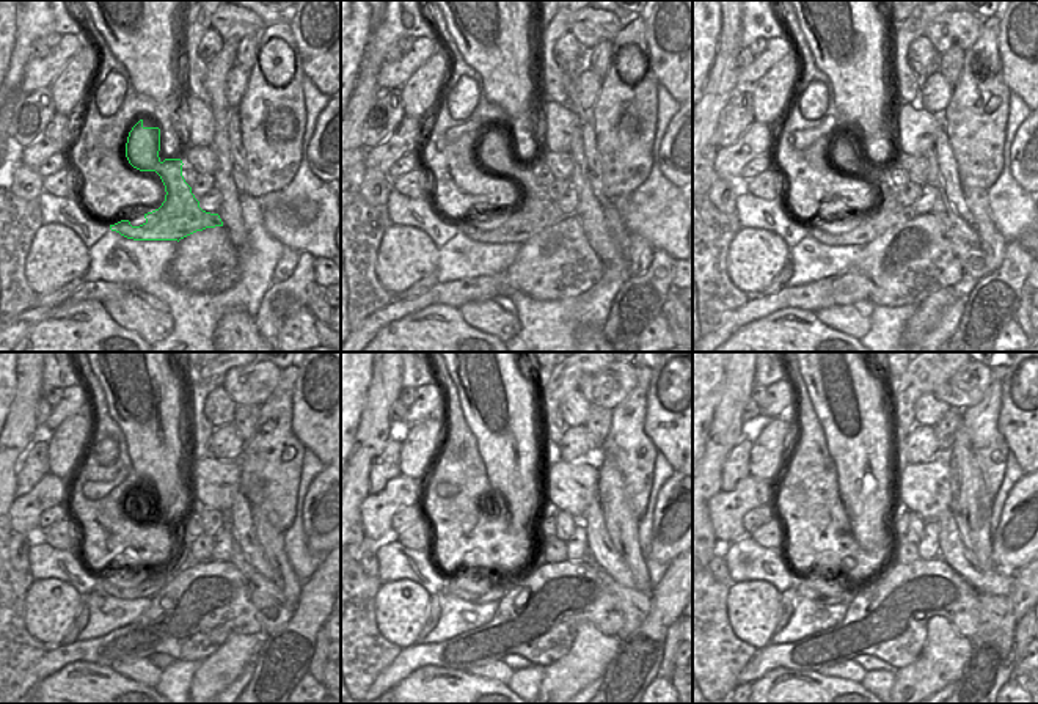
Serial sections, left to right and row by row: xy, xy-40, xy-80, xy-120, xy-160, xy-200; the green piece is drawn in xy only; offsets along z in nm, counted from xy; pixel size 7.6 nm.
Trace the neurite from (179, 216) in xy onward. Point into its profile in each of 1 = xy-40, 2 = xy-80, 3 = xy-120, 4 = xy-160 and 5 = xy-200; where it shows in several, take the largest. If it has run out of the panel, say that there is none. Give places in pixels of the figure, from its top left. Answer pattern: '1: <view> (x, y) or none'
1: xy-40 (533, 212)
2: xy-80 (845, 153)
3: xy-120 (184, 560)
4: xy-160 (498, 590)
5: xy-200 (848, 591)

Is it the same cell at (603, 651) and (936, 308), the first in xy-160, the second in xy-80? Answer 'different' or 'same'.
same

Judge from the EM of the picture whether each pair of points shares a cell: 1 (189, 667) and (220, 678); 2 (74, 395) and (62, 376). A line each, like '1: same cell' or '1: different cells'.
1: different cells
2: different cells

